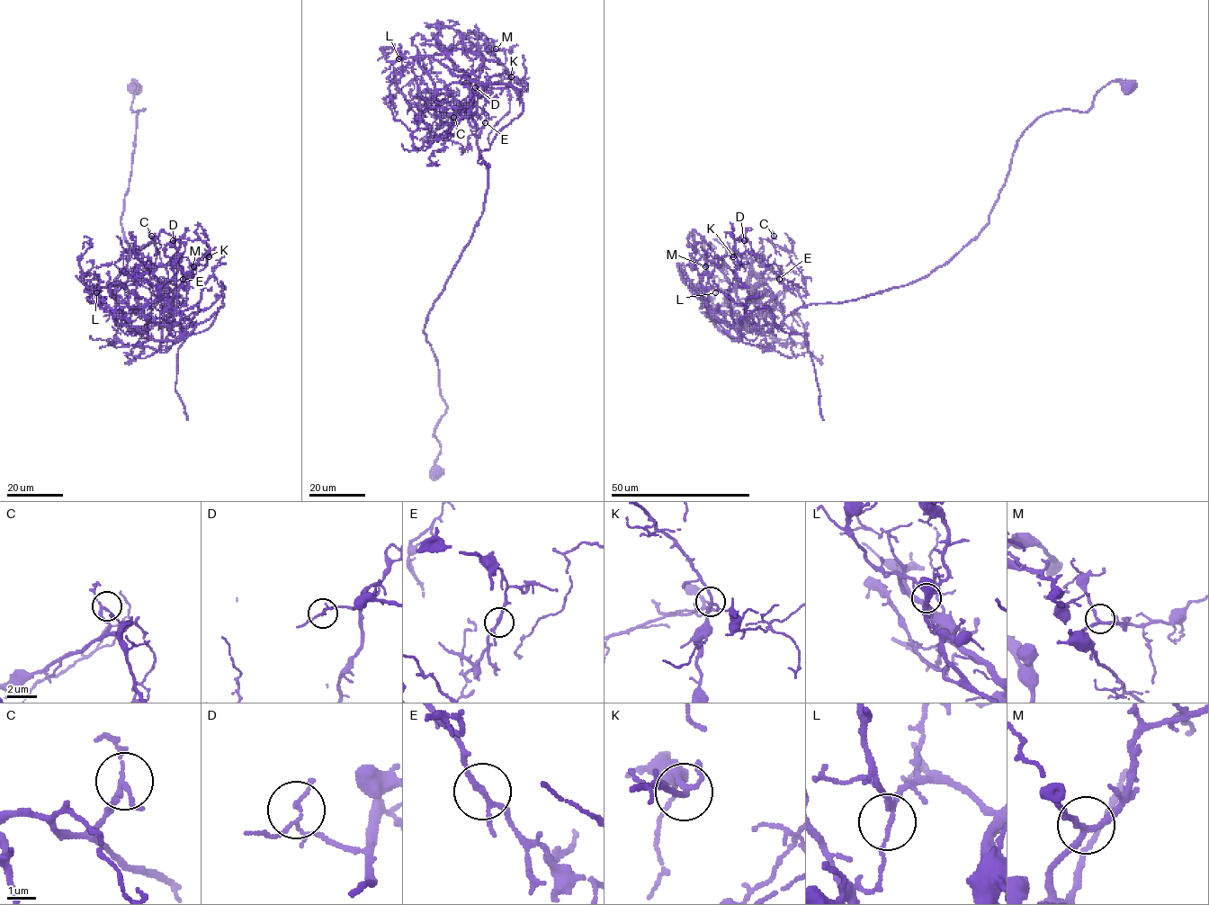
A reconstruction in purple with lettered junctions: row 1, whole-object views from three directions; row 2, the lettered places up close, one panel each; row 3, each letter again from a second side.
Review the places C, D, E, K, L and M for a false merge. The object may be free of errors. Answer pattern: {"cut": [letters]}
{"cut": ["L"]}

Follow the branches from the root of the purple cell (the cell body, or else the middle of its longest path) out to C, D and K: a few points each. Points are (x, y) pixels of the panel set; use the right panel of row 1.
C: (1127, 90), (1039, 116), (989, 223), (917, 281), (785, 317), (753, 296), (777, 277), (774, 236)
D: (1127, 90), (1039, 116), (989, 223), (906, 285), (785, 317), (753, 296), (777, 274), (744, 240)
K: (1127, 90), (1039, 116), (989, 223), (917, 281), (726, 325), (704, 291), (733, 256)

